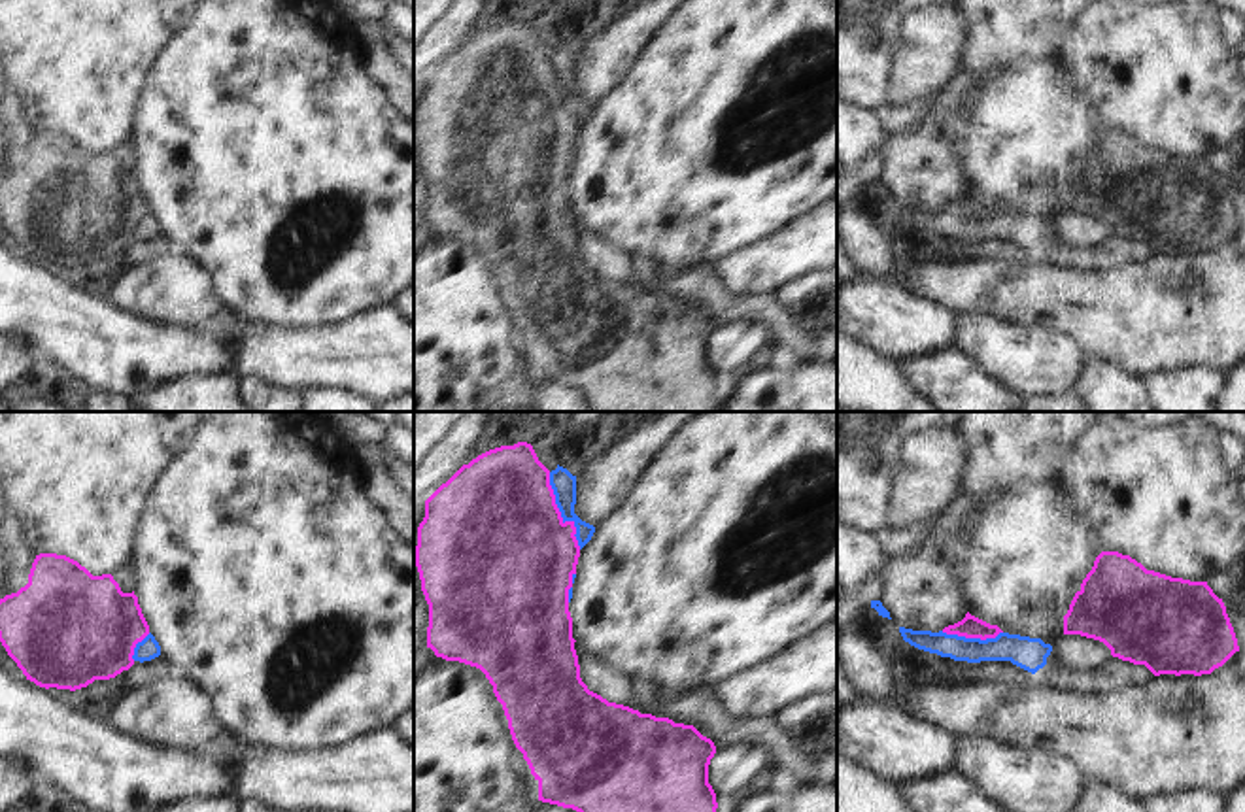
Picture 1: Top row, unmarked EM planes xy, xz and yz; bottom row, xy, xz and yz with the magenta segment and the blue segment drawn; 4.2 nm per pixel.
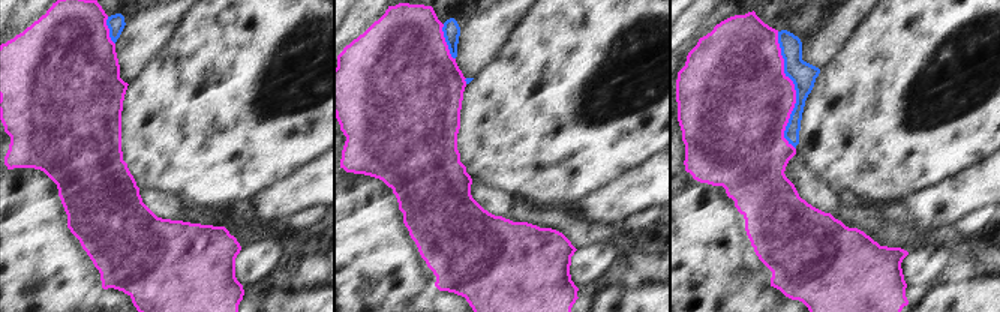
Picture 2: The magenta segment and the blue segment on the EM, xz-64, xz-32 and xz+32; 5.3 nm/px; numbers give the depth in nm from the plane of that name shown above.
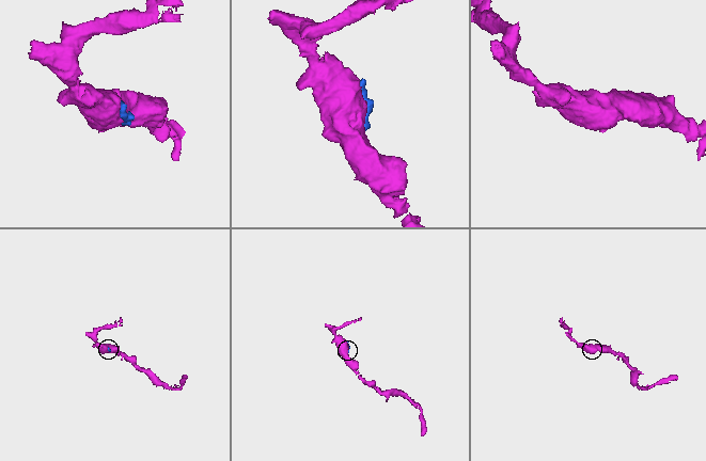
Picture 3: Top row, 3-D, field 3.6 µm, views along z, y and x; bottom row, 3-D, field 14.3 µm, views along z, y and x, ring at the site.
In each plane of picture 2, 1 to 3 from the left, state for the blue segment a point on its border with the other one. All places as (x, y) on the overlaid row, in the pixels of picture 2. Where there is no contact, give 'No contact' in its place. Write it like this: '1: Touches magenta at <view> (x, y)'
1: Touches magenta at xz-64 (108, 30)
2: Touches magenta at xz-32 (446, 42)
3: Touches magenta at xz+32 (795, 90).

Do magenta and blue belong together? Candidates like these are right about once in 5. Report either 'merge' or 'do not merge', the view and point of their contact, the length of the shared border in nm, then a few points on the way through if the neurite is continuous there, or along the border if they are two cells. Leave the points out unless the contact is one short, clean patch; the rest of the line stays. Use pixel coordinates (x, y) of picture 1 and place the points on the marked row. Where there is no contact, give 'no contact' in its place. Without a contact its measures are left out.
do not merge | xz (560, 512) | 360 nm

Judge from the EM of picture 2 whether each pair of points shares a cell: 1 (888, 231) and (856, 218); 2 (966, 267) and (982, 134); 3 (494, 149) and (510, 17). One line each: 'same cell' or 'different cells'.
1: same cell
2: different cells
3: different cells

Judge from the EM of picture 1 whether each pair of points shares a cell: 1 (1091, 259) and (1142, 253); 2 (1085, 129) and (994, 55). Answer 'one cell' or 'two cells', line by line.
1: one cell
2: two cells

